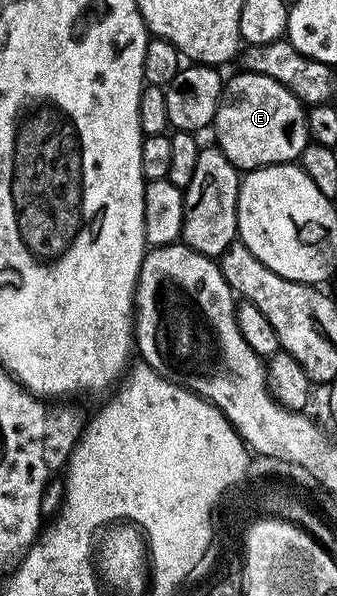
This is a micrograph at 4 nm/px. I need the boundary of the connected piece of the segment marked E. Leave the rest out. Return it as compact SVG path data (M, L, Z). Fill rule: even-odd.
M239 72L224 84L224 97L220 99L220 107L216 113L214 131L216 130L215 145L236 165L237 170L247 172L257 170L260 166L278 166L292 164L300 157L300 153L308 147L308 110L290 88L278 84L270 76Z

